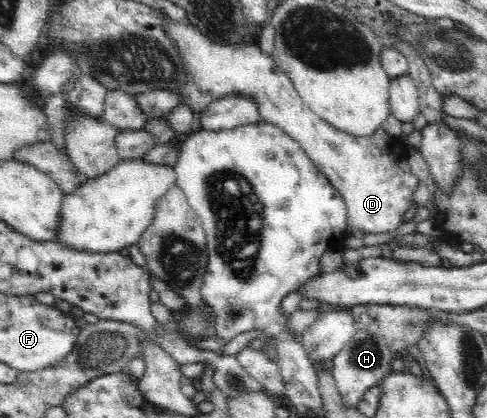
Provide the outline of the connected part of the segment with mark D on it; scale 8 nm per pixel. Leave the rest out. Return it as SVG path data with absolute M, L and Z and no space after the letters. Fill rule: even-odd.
M168 17L169 23L163 28L171 42L180 53L182 62L189 70L189 81L183 84L178 93L180 102L187 104L195 112L206 108L216 98L226 94L245 94L251 96L259 106L262 122L275 124L302 147L307 157L326 175L330 184L341 192L347 208L347 226L350 230L358 229L363 234L387 233L396 230L402 217L412 206L414 191L418 179L408 165L408 146L404 146L399 137L390 136L380 127L372 136L354 137L346 132L336 130L332 125L314 114L299 95L292 79L274 62L274 59L264 53L254 42L247 41L234 46L214 42L202 35L188 21L176 22Z

